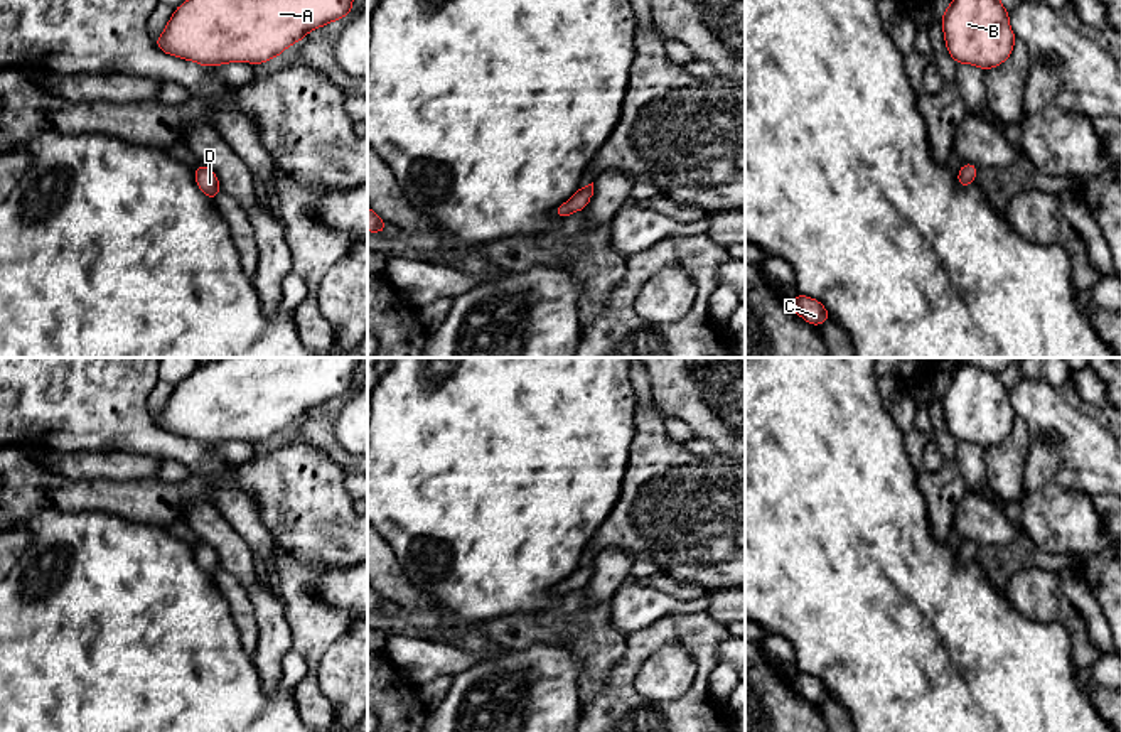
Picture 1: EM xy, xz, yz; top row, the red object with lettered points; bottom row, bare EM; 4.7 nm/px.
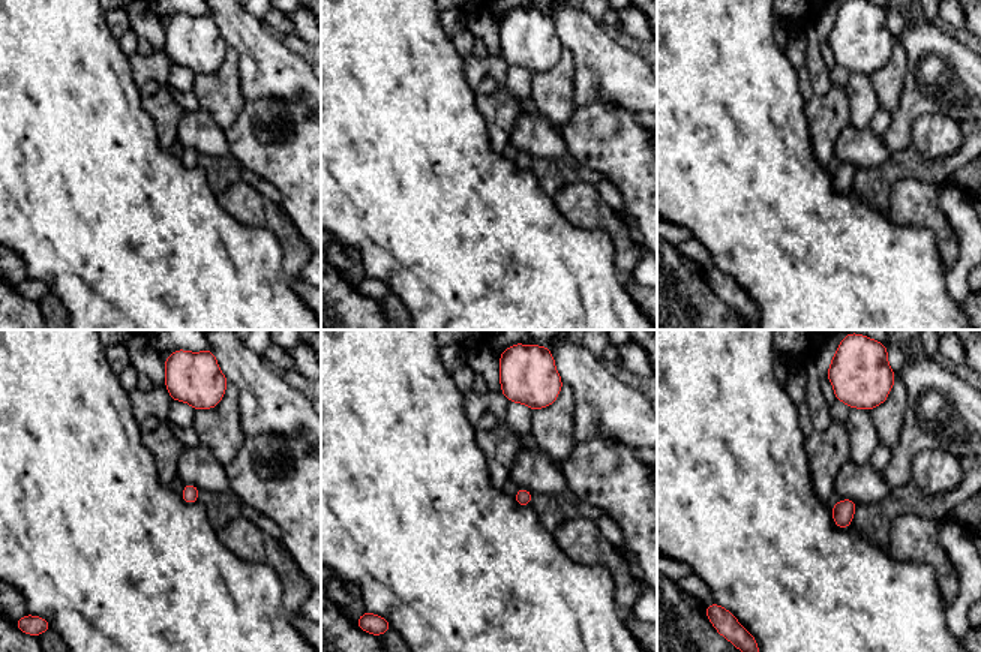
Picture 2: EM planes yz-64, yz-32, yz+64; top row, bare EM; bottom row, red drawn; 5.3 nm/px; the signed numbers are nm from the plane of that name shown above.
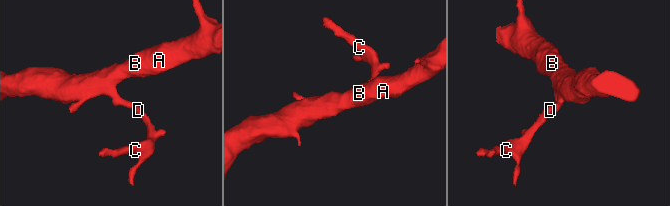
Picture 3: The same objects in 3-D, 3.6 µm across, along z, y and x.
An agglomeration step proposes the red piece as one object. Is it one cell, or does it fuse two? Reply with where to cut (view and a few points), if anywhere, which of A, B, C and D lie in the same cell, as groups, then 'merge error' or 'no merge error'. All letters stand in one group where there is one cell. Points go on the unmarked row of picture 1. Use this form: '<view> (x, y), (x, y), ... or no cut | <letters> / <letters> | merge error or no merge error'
no cut | A B C D | no merge error

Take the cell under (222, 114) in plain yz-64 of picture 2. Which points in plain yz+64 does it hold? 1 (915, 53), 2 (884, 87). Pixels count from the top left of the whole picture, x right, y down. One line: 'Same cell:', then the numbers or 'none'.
Same cell: 2

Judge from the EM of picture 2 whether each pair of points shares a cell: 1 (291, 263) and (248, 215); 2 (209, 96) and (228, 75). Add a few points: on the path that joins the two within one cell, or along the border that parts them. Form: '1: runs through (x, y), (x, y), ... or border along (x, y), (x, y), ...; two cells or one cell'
1: runs through (291, 246), (291, 240), (264, 215); one cell
2: runs through (213, 92), (225, 80); one cell

